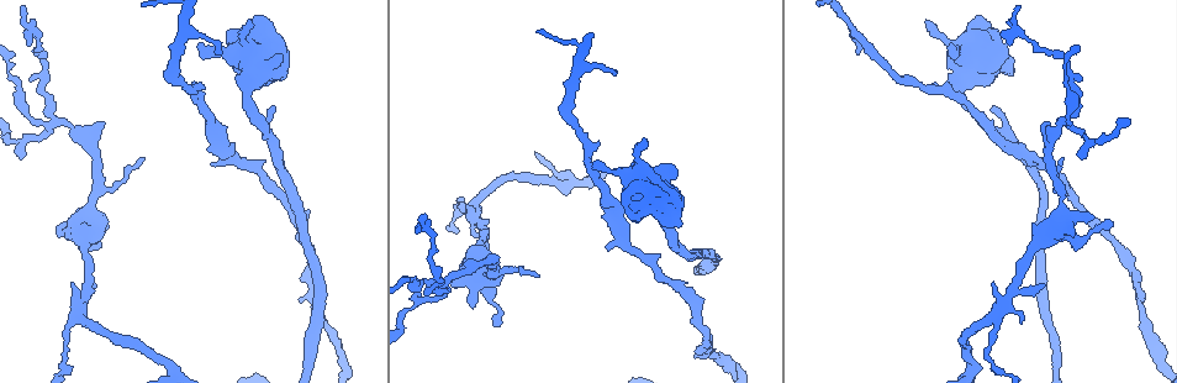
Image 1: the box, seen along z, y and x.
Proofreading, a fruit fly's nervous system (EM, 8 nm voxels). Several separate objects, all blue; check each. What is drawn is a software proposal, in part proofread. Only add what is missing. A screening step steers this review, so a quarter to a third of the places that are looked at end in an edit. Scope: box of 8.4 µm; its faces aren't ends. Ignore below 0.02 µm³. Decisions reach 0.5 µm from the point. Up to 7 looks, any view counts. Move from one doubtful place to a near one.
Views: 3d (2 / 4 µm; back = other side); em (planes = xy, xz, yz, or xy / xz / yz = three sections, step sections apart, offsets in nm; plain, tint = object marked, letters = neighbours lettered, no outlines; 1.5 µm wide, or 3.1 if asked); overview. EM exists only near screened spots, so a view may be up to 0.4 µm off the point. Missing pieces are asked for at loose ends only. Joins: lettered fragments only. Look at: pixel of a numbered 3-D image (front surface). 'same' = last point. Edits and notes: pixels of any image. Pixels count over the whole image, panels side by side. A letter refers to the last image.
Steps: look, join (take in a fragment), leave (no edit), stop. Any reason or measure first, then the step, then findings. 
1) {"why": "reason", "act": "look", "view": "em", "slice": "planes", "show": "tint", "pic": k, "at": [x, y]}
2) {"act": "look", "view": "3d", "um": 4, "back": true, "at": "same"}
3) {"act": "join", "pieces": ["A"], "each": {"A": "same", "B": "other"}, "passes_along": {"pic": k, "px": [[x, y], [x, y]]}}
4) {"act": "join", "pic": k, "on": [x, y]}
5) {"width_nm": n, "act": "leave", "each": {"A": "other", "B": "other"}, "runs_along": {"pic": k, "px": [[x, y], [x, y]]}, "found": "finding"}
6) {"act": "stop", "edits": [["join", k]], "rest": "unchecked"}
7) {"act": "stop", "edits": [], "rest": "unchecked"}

{"why": "an open end", "act": "look", "view": "3d", "um": 4, "pic": 1, "at": [598, 162]}

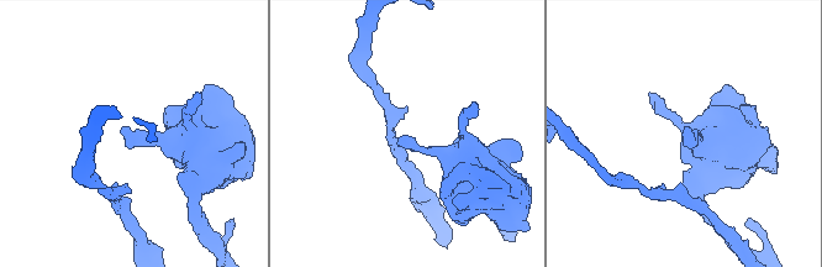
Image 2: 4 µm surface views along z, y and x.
{"act": "look", "view": "em", "slice": "planes", "show": "letters", "pic": 2, "at": [689, 128]}

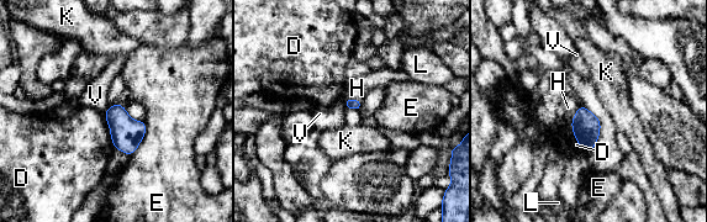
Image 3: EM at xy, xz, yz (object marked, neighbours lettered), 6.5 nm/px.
{"act": "leave", "each": {"D": "other", "E": "other", "H": "other", "K": "other", "L": "other", "V": "other"}, "border": {"pic": 3, "px": [[343, 99], [346, 110]]}, "found": "no lettered fragment goes on from it"}

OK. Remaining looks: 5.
{"why": "thin end", "act": "look", "view": "em", "slice": "planes", "show": "letters", "pic": 1, "at": [611, 69]}

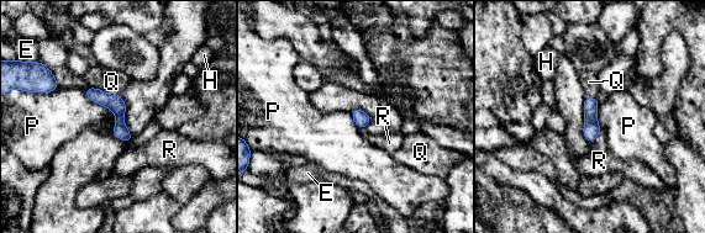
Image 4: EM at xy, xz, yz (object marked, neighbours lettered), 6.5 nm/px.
{"width_nm": 100, "act": "leave", "each": {"E": "other", "H": "other", "P": "other", "Q": "other", "R": "other"}, "runs_along": {"pic": 4, "px": [[88, 91], [119, 111], [130, 138]]}, "found": "none of them fits"}

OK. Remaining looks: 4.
{"why": "an open end", "act": "look", "view": "em", "slice": "planes", "show": "tint", "pic": 1, "at": [211, 164]}

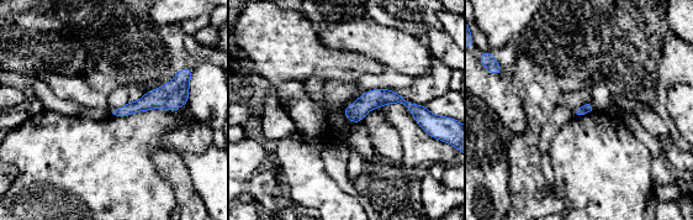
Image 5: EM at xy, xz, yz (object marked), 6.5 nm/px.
{"act": "look", "view": "em", "slice": "planes", "show": "letters", "at": "same"}

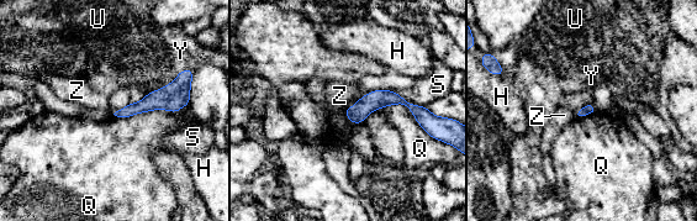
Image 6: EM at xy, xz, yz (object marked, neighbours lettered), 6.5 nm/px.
{"act": "leave", "each": {"H": "other", "Q": "other", "S": "other", "U": "other", "Y": "other", "Z": "other"}, "border": {"pic": 6, "px": [[373, 110], [404, 104], [431, 136]]}, "found": "none of them fits"}

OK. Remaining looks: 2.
{"act": "stop", "edits": [], "rest": "unchecked"}

